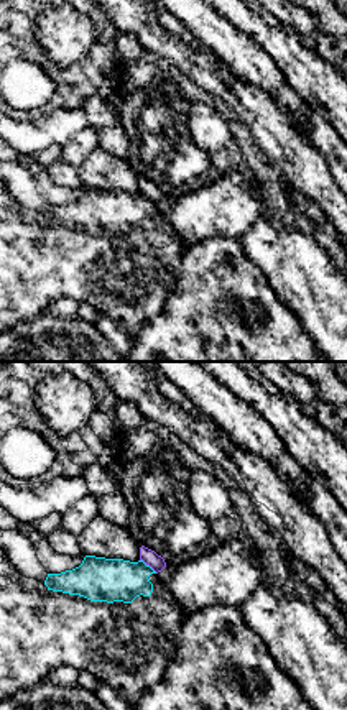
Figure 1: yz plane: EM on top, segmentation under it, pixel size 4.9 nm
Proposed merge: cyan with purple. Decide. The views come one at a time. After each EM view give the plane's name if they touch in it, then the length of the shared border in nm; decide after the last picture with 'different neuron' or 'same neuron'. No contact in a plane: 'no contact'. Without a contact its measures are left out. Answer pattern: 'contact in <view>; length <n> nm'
contact in yz; length 110 nm

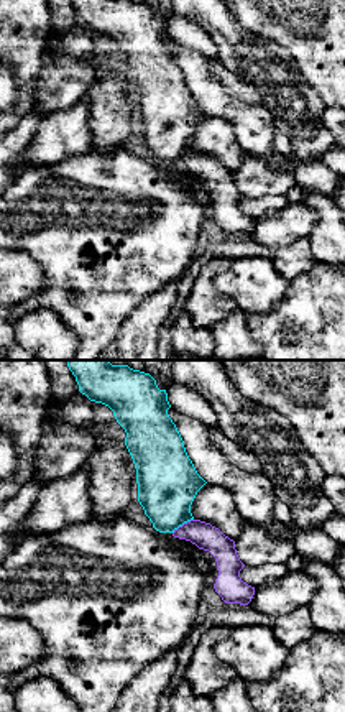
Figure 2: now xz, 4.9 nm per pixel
contact in xz; length 130 nm

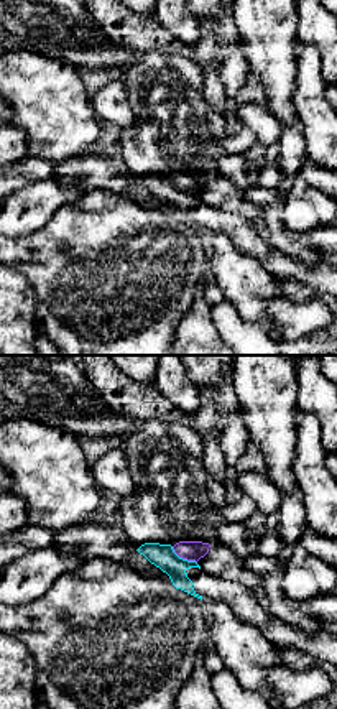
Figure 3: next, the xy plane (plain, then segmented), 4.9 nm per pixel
contact in xy; length 150 nm

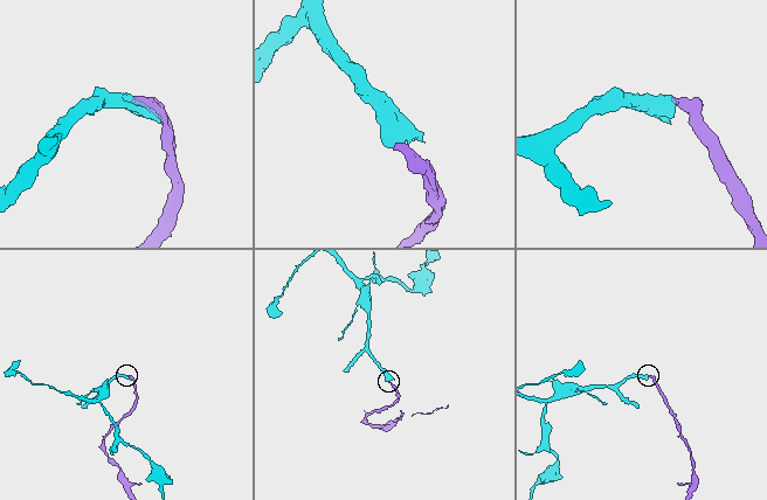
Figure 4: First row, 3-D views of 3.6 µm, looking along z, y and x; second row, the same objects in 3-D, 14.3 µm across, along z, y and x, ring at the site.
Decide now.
different neuron

